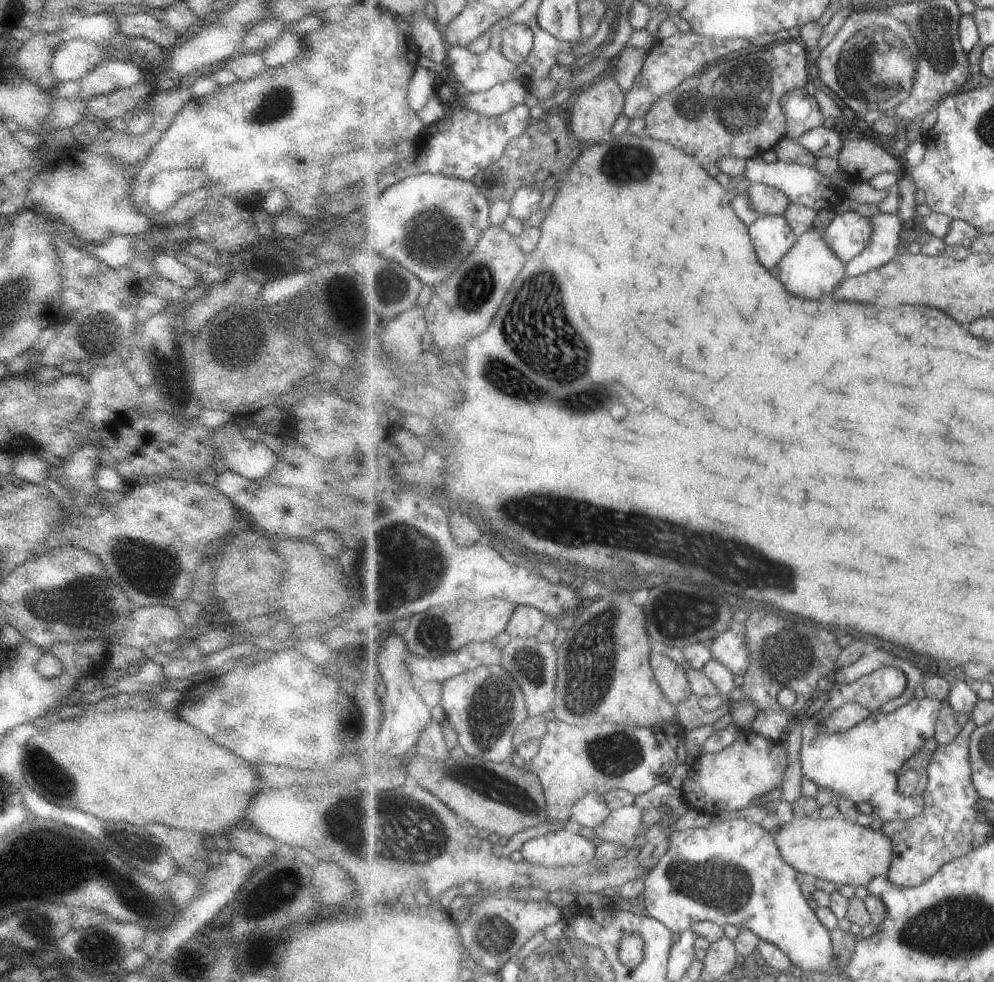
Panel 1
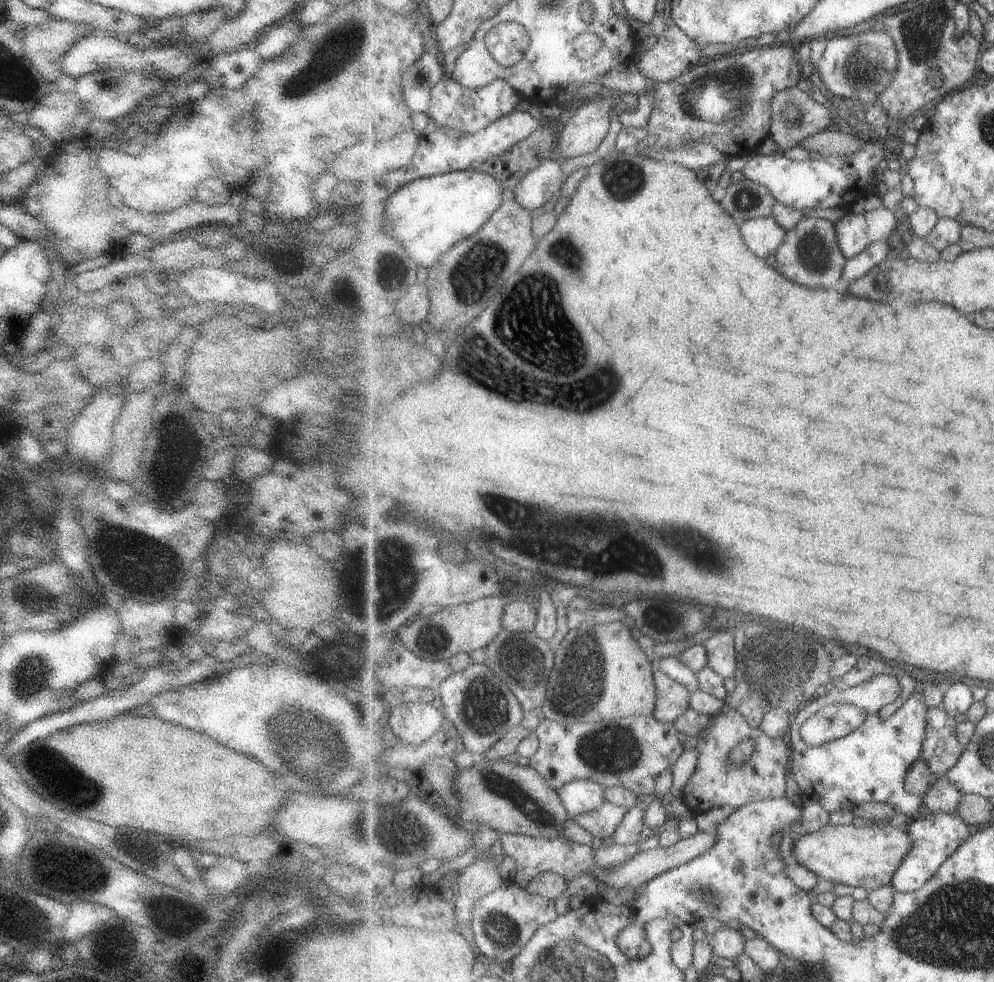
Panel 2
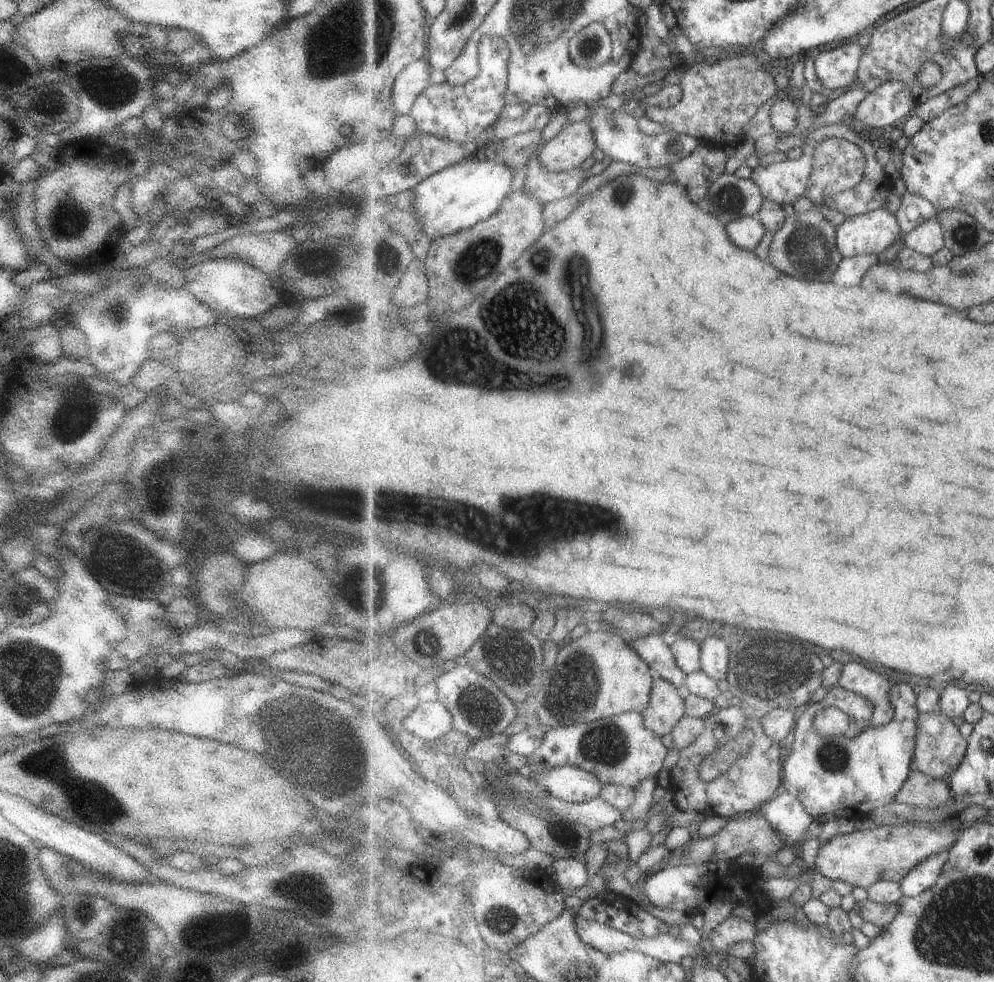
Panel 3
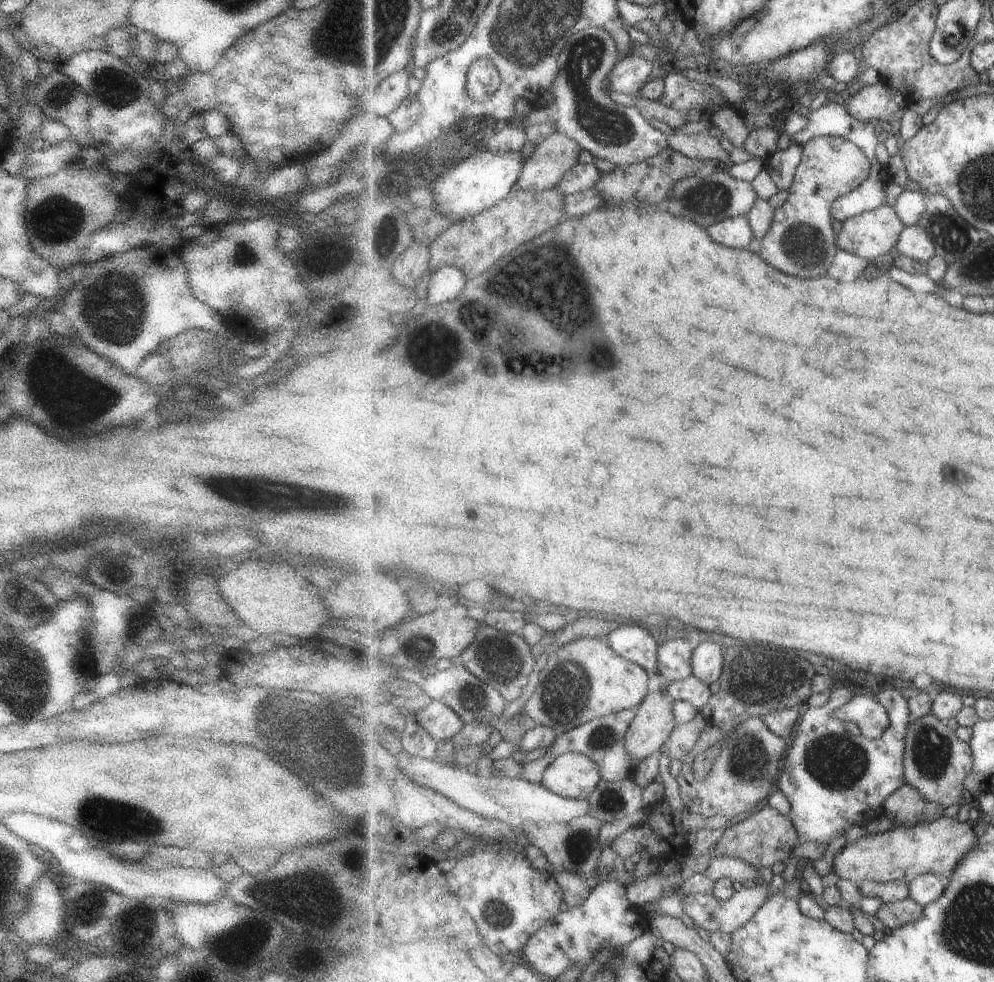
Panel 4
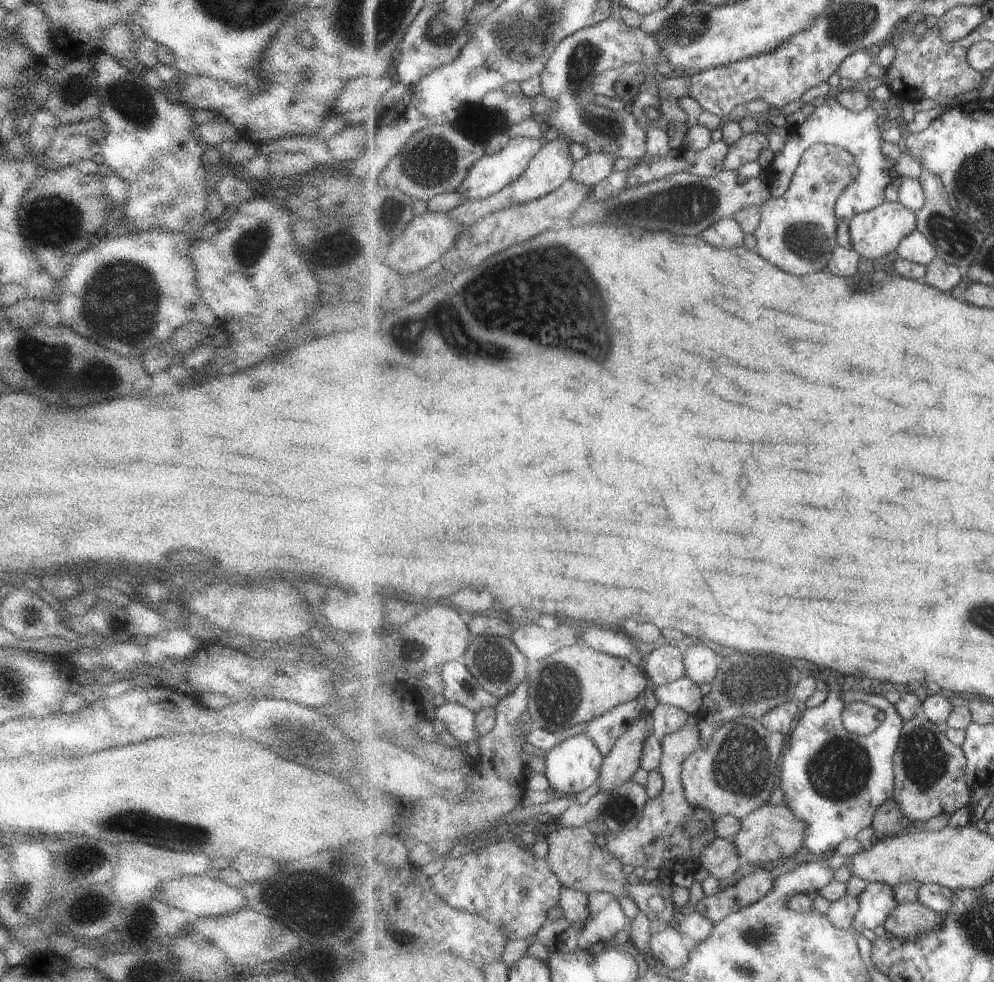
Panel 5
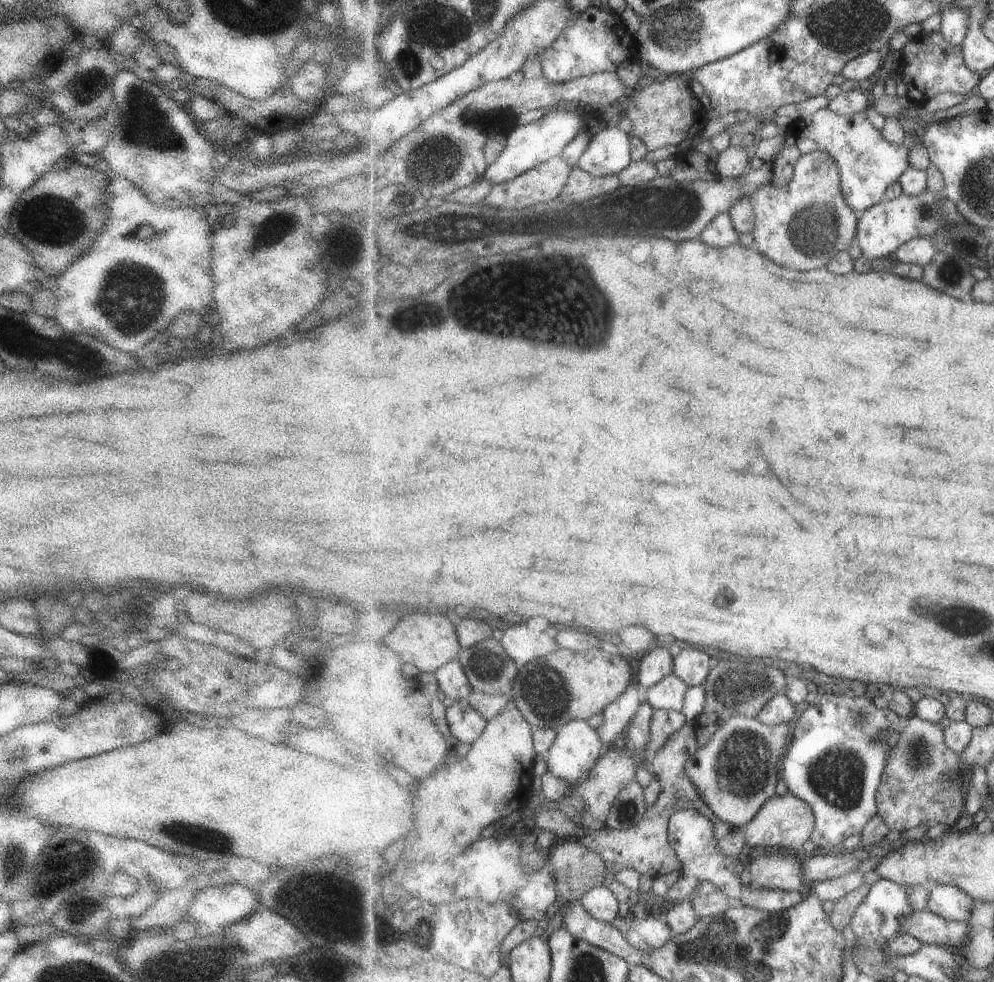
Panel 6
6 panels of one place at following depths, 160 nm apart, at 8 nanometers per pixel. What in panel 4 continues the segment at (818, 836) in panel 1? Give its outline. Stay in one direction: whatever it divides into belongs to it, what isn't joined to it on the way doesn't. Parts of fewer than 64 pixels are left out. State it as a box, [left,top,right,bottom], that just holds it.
[830,817,978,884]

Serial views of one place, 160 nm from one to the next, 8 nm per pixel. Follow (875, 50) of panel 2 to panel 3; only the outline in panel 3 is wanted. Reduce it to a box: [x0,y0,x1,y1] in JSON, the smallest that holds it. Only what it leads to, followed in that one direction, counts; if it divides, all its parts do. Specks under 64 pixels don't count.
[815,42,865,91]

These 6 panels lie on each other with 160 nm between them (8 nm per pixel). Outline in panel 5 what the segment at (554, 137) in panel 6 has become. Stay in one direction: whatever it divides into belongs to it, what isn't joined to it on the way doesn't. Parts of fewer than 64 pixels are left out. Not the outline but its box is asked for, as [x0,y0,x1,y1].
[458,129,553,199]

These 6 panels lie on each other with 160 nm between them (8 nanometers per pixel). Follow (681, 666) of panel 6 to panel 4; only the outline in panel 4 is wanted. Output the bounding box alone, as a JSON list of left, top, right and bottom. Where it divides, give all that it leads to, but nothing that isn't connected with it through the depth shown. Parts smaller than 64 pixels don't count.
[692,642,725,685]

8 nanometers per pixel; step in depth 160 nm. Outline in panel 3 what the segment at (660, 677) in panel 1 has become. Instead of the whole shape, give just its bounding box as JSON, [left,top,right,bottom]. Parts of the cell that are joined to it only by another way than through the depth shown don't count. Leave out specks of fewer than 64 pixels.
[643,677,686,737]

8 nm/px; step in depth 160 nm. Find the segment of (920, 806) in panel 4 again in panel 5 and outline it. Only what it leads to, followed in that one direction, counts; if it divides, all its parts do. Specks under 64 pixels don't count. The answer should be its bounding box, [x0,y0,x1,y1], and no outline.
[871,797,910,838]

